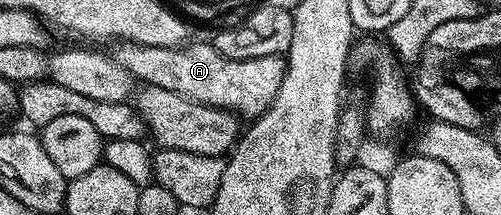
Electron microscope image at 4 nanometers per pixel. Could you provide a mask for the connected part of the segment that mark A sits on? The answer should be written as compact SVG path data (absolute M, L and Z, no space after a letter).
M123 42L116 48L119 49L114 49L115 61L125 66L125 70L129 70L136 81L153 88L173 90L173 94L181 94L198 104L224 108L225 111L234 112L243 118L259 116L271 105L285 71L283 56L234 60L222 56L211 42L188 42L178 48Z

